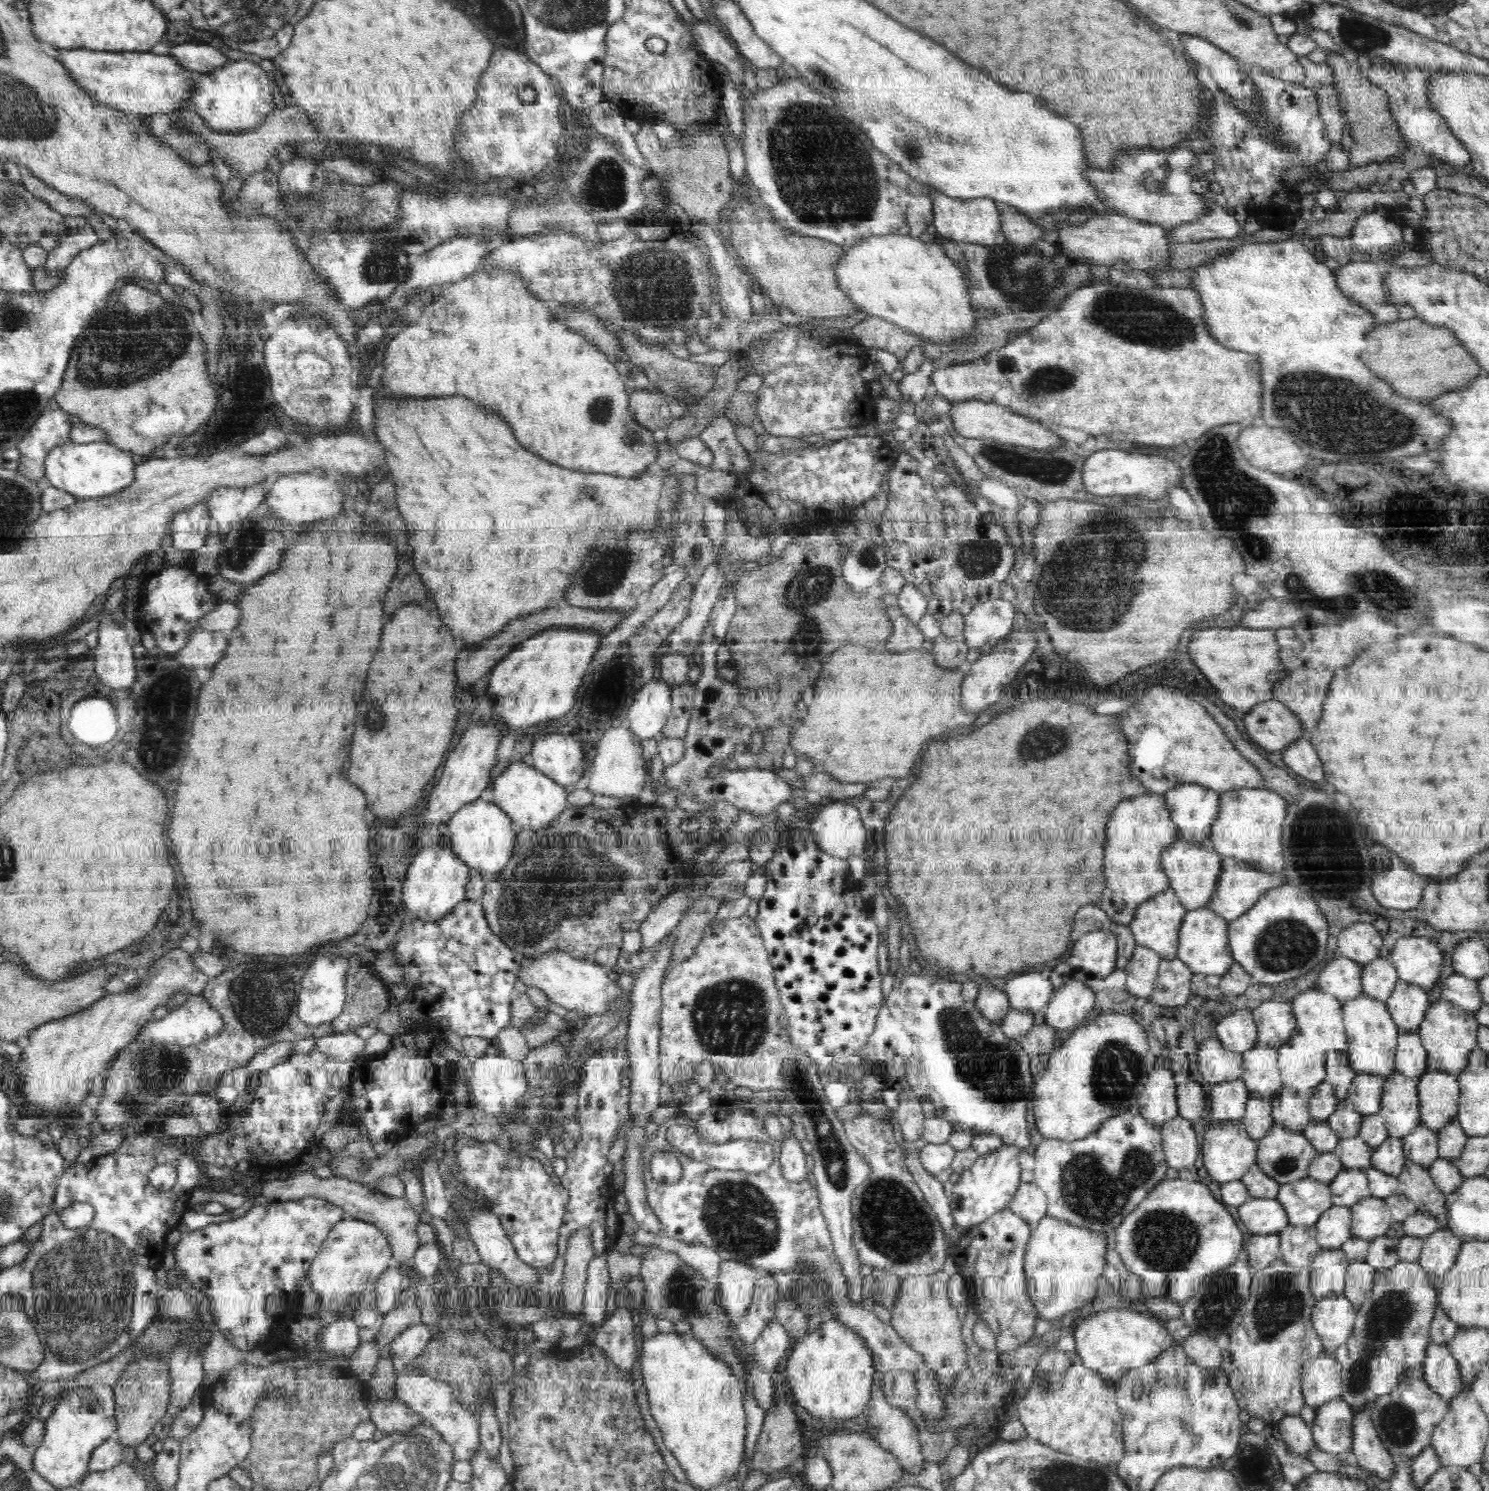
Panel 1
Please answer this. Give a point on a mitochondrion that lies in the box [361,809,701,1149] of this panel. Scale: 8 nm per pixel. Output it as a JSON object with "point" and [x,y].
{"point":[527,913]}

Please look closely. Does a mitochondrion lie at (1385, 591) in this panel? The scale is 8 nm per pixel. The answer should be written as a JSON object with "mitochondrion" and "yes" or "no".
{"mitochondrion":"yes"}

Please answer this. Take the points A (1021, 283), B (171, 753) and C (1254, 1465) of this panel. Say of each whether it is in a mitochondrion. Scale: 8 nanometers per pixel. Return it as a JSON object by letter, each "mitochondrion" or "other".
{"A":"mitochondrion","B":"mitochondrion","C":"mitochondrion"}

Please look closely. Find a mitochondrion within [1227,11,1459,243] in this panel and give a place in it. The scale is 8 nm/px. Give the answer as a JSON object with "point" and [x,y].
{"point":[1362,35]}

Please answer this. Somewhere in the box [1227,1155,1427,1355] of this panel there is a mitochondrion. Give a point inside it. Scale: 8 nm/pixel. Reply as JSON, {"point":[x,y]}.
{"point":[1281,1302]}

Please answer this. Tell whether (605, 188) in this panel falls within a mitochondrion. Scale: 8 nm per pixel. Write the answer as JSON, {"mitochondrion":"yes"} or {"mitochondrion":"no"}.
{"mitochondrion":"yes"}

